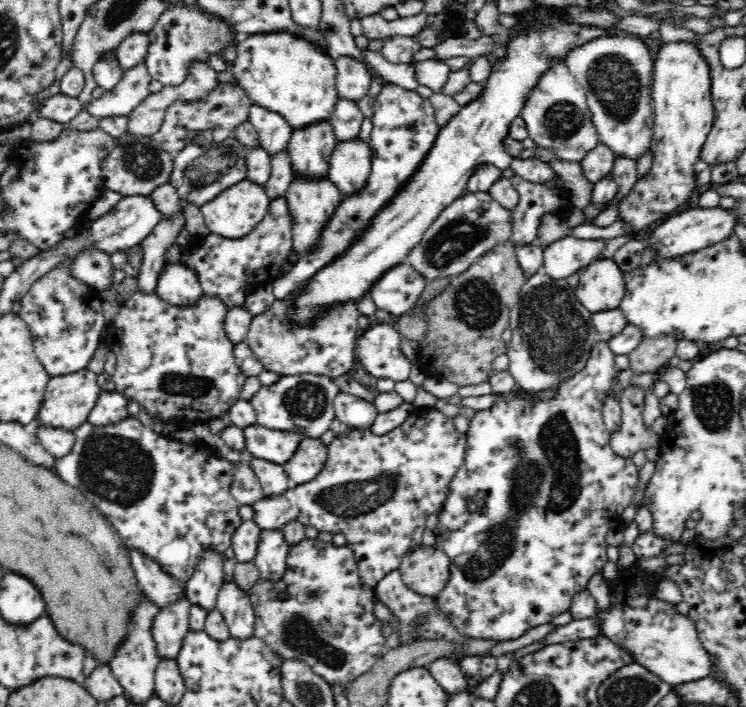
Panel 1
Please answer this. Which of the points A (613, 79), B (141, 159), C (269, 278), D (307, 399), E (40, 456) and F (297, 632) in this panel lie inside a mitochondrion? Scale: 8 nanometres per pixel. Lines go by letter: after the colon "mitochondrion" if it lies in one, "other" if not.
A: mitochondrion
B: mitochondrion
C: other
D: mitochondrion
E: other
F: mitochondrion

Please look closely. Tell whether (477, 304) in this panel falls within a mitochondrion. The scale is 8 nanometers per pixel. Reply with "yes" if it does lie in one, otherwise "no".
yes

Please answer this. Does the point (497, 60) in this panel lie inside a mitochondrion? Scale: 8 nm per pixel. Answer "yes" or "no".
no

